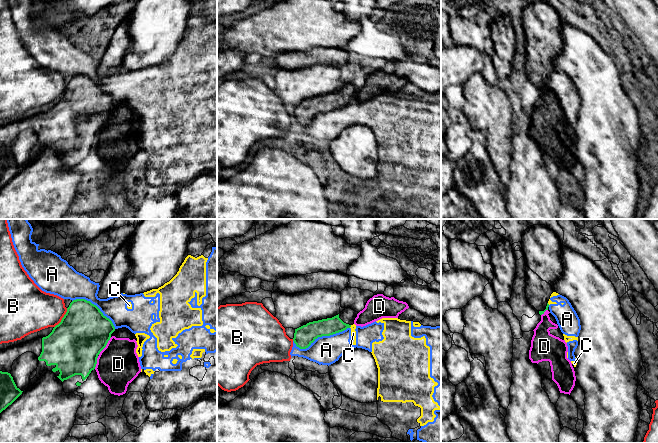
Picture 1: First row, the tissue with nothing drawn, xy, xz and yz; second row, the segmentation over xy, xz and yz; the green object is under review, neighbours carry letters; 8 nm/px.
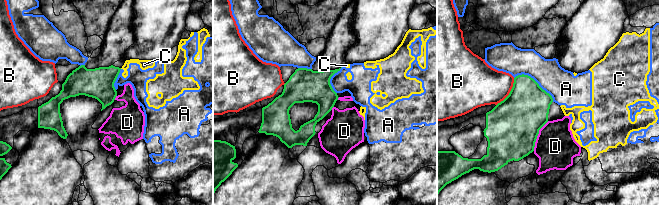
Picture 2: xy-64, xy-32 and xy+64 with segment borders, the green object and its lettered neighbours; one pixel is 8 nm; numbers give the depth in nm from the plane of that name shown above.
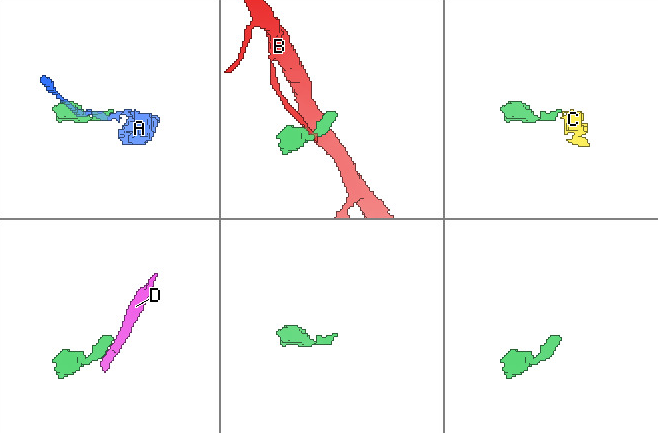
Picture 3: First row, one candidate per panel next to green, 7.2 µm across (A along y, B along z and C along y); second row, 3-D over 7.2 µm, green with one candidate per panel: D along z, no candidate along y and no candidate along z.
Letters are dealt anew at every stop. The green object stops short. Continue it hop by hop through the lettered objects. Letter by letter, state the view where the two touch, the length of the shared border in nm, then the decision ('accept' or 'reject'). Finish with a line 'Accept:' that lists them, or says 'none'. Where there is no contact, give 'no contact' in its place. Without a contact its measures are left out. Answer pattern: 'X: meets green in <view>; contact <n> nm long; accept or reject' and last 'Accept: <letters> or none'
A: meets green in xz; contact 480 nm long; reject
B: meets green in xy; contact 190 nm long; reject
C: meets green in xz; contact 30 nm long; reject
D: meets green in xy; contact 180 nm long; reject
Accept: none

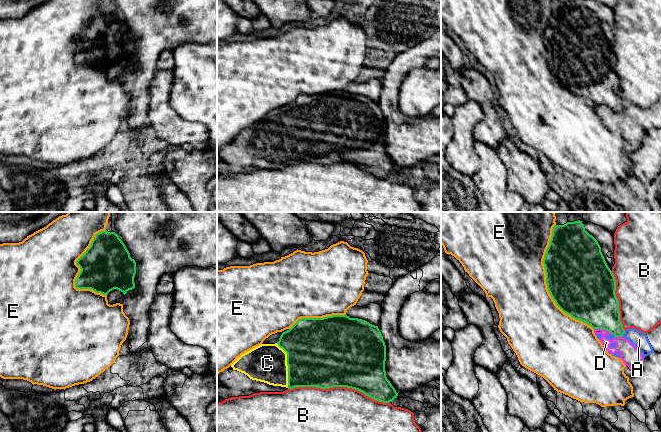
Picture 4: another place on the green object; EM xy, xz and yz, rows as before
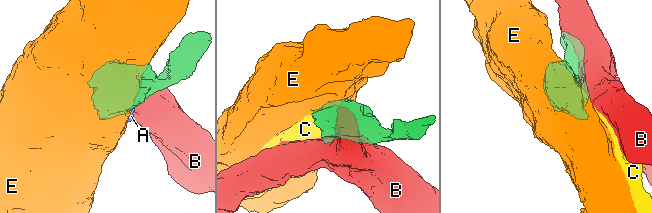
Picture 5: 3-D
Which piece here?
A: meets green in yz; contact 50 nm long; reject
B: meets green in xz; contact 800 nm long; reject
C: meets green in xz; contact 380 nm long; accept
D: meets green in yz; contact 160 nm long; reject
E: meets green in yz; contact 900 nm long; reject
Accept: C

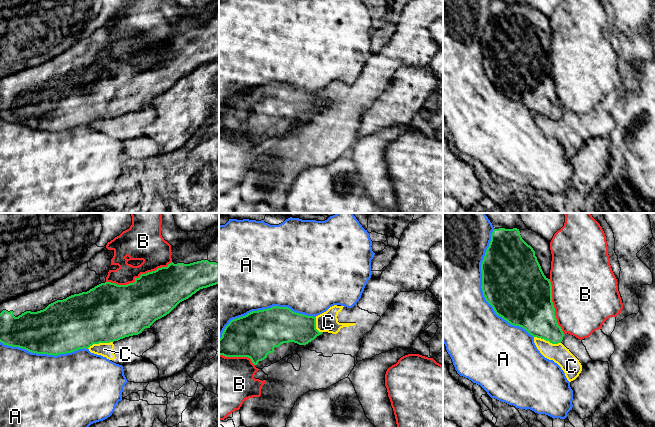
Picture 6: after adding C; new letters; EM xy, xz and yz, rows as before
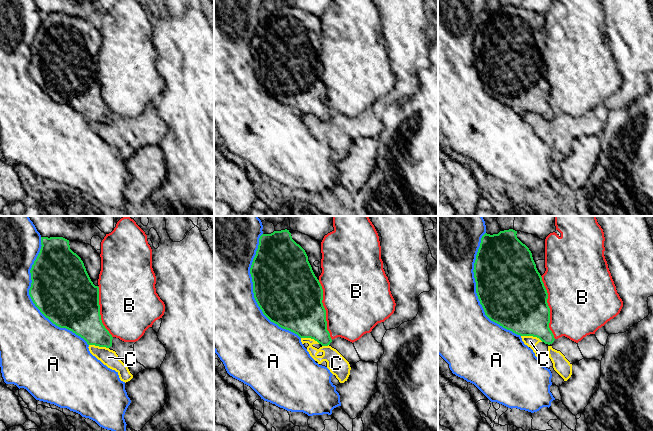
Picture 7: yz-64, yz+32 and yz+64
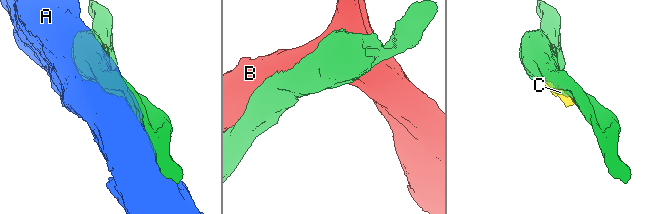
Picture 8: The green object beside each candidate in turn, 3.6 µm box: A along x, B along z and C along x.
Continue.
A: meets green in yz; contact 950 nm long; reject
B: meets green in xy; contact 550 nm long; reject
C: meets green in yz; contact 220 nm long; reject
Accept: none

